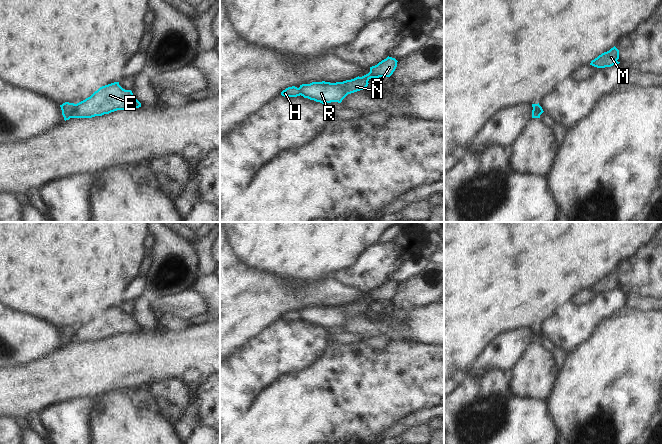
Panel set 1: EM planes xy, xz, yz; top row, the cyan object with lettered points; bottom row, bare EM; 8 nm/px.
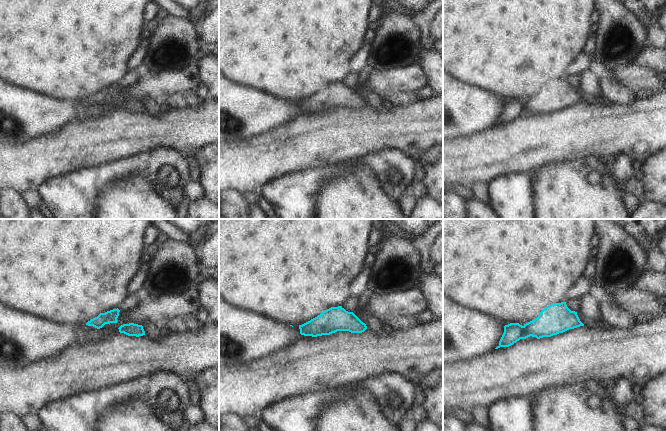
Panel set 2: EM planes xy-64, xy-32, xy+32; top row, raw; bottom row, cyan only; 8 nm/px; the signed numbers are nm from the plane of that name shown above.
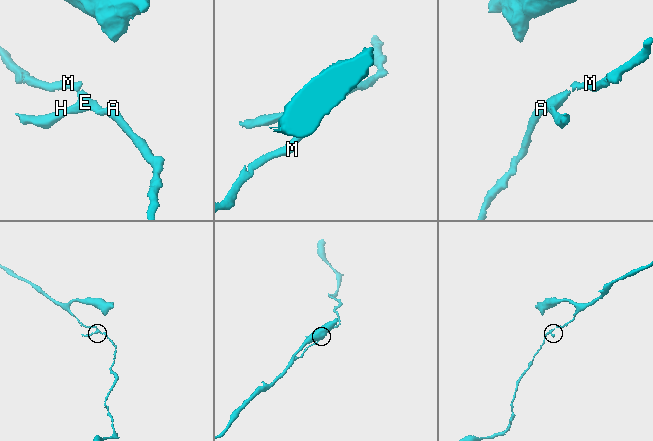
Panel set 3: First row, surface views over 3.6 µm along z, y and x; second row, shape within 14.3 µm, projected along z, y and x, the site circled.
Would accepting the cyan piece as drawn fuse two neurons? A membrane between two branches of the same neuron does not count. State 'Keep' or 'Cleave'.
Cleave

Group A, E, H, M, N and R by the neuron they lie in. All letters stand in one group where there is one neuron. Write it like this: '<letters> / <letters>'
A E M N R / H

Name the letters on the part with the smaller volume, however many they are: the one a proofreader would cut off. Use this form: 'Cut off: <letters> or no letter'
Cut off: H

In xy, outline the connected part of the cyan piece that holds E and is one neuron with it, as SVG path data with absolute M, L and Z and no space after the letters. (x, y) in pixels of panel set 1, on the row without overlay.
M119 306L100 311L90 321L75 328L72 342L92 342L117 334L132 334L141 331L131 314L125 314Z

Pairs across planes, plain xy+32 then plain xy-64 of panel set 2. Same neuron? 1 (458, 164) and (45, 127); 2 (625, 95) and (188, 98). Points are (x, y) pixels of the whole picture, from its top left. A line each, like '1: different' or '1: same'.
1: different
2: same

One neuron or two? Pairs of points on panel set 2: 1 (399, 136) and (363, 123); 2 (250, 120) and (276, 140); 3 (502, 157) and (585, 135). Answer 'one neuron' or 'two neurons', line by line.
1: one neuron
2: two neurons
3: one neuron

